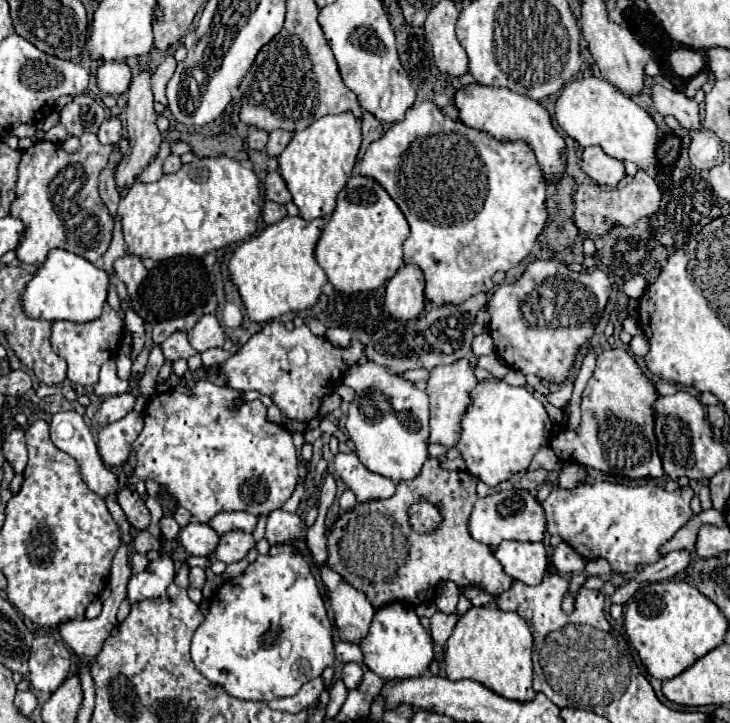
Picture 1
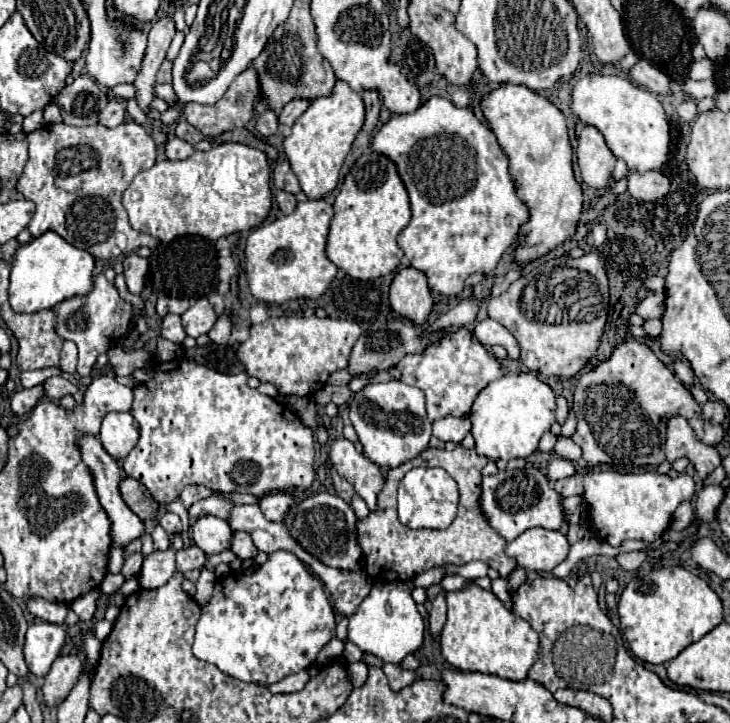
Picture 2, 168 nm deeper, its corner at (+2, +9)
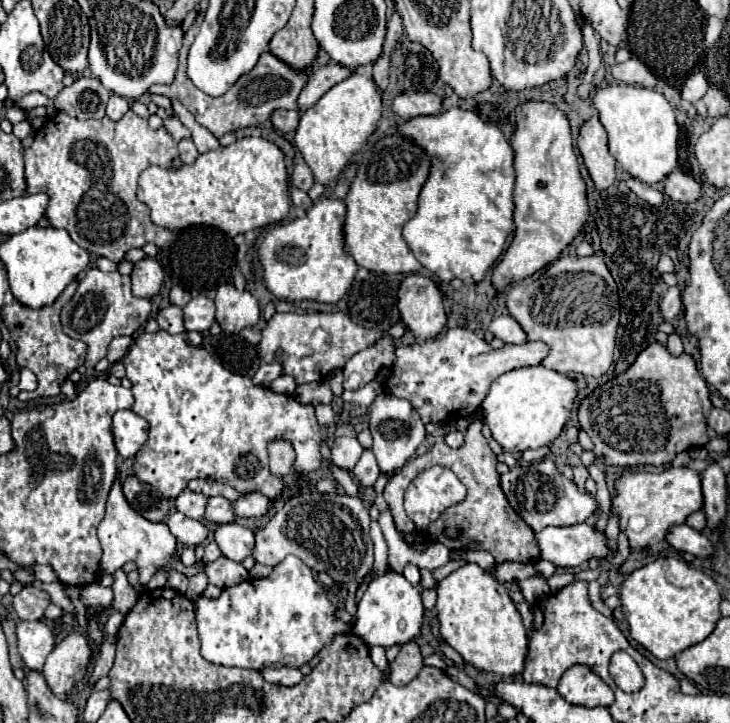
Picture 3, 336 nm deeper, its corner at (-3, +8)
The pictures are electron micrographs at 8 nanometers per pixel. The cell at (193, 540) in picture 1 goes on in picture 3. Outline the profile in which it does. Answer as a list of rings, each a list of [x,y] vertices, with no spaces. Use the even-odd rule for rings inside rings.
[[[238,523],[218,525],[214,529],[214,541],[220,547],[222,555],[226,555],[228,559],[240,563],[242,559],[252,555],[254,533],[248,527],[242,527]]]

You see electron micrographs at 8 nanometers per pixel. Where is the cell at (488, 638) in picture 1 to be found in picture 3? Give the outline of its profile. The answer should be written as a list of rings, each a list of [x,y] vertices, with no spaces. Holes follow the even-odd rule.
[[[466,563],[440,583],[436,609],[440,635],[464,657],[468,665],[502,677],[520,675],[524,671],[528,635],[506,587],[498,583],[494,575],[484,573],[484,569],[474,563]]]

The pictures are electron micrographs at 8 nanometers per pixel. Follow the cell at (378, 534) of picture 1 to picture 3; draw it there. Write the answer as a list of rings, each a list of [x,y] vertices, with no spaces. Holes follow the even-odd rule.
[[[474,421],[468,429],[466,429],[466,437],[464,437],[464,445],[460,449],[450,449],[446,443],[436,443],[432,449],[428,449],[426,453],[420,453],[412,459],[408,459],[408,463],[400,469],[400,473],[396,473],[386,489],[384,489],[384,499],[392,509],[394,515],[394,523],[396,529],[400,533],[400,537],[406,541],[406,537],[410,533],[416,533],[416,525],[412,525],[412,521],[406,517],[404,507],[402,507],[402,495],[404,489],[410,485],[410,481],[422,471],[428,469],[432,465],[442,465],[452,469],[458,479],[466,485],[468,495],[460,505],[452,505],[452,509],[446,509],[444,515],[436,521],[436,525],[428,525],[426,527],[426,535],[430,541],[436,543],[444,543],[450,551],[488,551],[494,559],[496,565],[504,563],[504,561],[514,561],[514,563],[536,563],[538,561],[538,547],[536,547],[536,539],[534,539],[534,531],[520,519],[520,515],[508,505],[502,489],[500,489],[500,479],[496,473],[496,455],[490,449],[488,441],[482,437],[482,421]]]

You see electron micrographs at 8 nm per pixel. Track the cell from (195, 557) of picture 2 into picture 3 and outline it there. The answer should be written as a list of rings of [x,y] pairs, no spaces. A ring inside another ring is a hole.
[[[208,541],[208,543],[206,543],[206,547],[204,547],[204,557],[202,557],[202,563],[204,563],[204,565],[208,565],[208,563],[216,561],[220,555],[222,555],[222,553],[220,553],[218,545],[216,545],[214,541]]]

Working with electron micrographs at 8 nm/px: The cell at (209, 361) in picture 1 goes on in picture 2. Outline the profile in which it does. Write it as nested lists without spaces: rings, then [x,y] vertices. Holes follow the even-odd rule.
[[[221,314],[215,322],[215,326],[211,328],[209,332],[209,338],[215,342],[215,344],[227,344],[229,336],[231,336],[231,328],[233,328],[233,322],[229,318],[229,314]]]

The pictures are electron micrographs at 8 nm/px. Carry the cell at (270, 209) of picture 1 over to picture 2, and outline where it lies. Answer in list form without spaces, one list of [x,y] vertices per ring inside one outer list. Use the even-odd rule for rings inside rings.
[[[279,190],[279,192],[275,194],[275,200],[277,200],[277,206],[279,206],[279,210],[281,210],[283,214],[291,214],[291,212],[295,210],[295,206],[297,206],[295,196],[289,194],[289,192],[283,192],[283,190]]]

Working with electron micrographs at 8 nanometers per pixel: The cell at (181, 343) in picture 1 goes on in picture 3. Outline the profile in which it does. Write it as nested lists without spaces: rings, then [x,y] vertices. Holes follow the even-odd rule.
[[[170,305],[166,309],[162,309],[158,315],[156,315],[156,321],[160,325],[160,329],[172,333],[172,335],[178,335],[178,333],[184,333],[184,319],[182,319],[182,309],[176,307],[176,305]]]

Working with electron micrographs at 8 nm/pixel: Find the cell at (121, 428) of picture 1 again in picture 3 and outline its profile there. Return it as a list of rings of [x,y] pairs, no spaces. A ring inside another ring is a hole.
[[[118,411],[112,419],[112,435],[116,451],[122,459],[134,457],[148,439],[148,423],[134,411]]]

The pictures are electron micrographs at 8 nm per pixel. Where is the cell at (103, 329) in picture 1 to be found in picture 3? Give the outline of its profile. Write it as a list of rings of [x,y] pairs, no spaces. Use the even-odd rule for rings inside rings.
[[[88,269],[80,275],[80,285],[74,297],[62,309],[62,329],[68,337],[80,339],[88,345],[86,353],[86,369],[94,369],[94,365],[106,357],[108,345],[114,337],[134,335],[138,327],[142,327],[152,313],[150,299],[134,297],[130,291],[130,277],[116,273],[104,273],[100,269]]]

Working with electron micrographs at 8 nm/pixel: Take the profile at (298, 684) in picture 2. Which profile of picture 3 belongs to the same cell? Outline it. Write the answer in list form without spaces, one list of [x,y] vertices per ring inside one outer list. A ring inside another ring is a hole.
[[[294,667],[264,669],[264,671],[262,671],[262,677],[264,677],[268,683],[274,683],[274,685],[286,685],[286,687],[298,685],[298,683],[302,681],[300,669],[294,669]]]

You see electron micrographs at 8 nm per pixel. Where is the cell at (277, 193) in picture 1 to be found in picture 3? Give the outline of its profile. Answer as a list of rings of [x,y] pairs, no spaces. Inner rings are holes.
[[[298,163],[290,175],[290,183],[292,183],[292,187],[308,191],[314,185],[314,177],[312,177],[310,167],[306,163]]]

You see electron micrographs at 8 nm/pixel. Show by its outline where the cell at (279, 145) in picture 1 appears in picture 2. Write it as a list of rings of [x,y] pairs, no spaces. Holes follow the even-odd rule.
[[[299,98],[299,100],[291,100],[283,106],[283,110],[279,112],[279,122],[285,124],[285,126],[293,126],[293,122],[307,110],[311,102],[305,100],[305,98]]]

